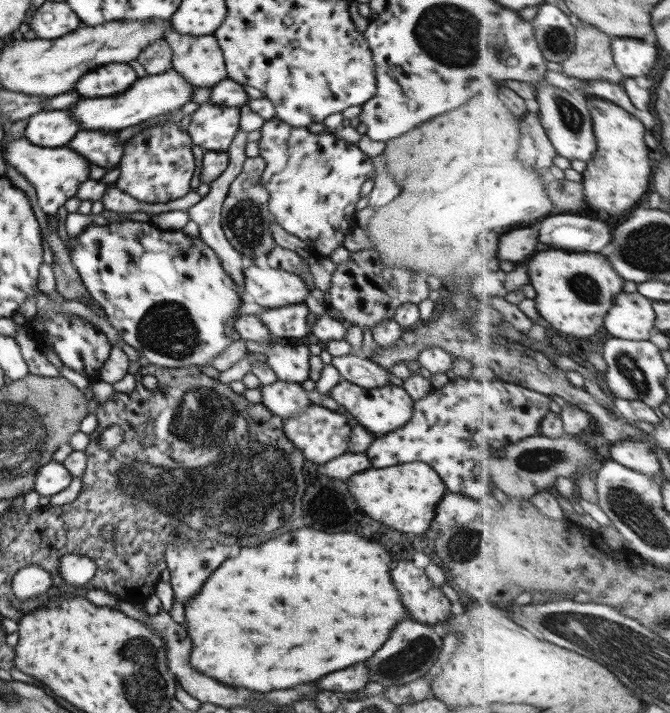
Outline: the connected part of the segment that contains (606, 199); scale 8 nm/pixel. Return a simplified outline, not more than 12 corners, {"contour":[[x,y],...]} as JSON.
{"contour":[[589,97],[598,141],[587,200],[632,212],[653,174],[645,126]]}

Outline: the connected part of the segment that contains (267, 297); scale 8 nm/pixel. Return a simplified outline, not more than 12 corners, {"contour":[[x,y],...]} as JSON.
{"contour":[[246,264],[247,298],[264,309],[303,303],[295,273]]}

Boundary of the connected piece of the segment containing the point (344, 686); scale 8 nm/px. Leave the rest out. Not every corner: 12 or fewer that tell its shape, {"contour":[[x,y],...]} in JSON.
{"contour":[[359,662],[315,682],[317,692],[363,689],[367,668]]}

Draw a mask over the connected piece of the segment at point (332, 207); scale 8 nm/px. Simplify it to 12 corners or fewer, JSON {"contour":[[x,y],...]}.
{"contour":[[275,117],[256,142],[274,222],[342,246],[376,178],[331,133]]}

